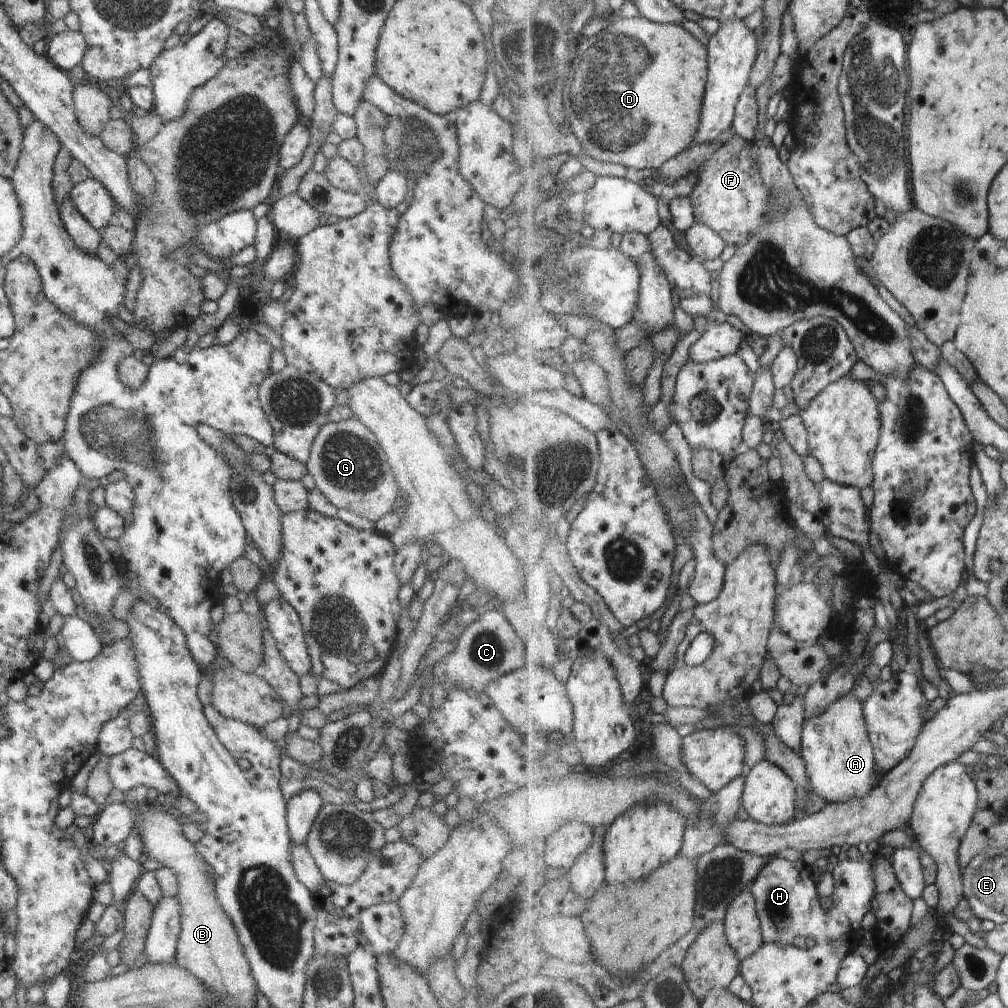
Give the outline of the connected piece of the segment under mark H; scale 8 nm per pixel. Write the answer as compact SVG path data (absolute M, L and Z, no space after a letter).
M784 856L771 858L766 869L758 876L752 892L757 898L766 943L796 946L799 936L815 939L826 923L826 911L821 902L820 884L814 882L810 865L803 858L788 860Z

